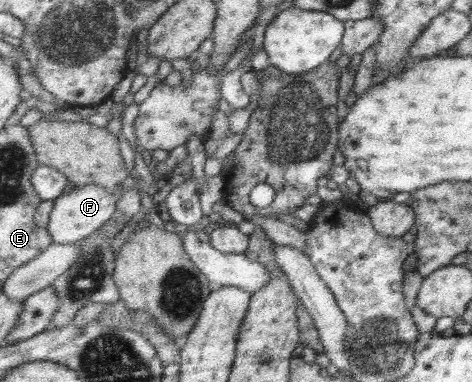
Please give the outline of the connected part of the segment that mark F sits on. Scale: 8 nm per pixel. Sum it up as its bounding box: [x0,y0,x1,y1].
[46,186,118,245]

